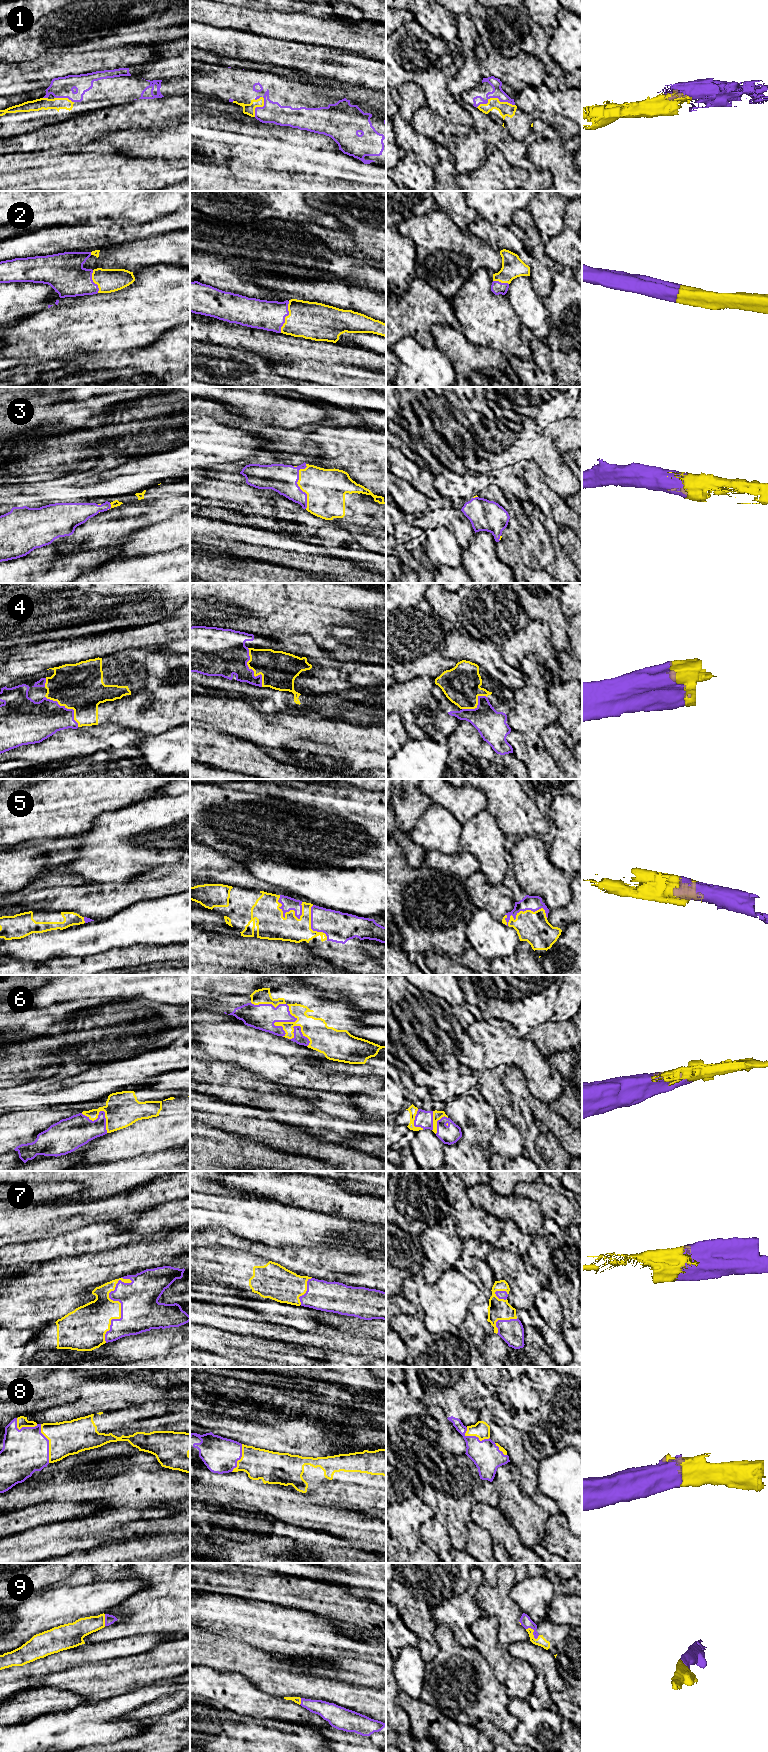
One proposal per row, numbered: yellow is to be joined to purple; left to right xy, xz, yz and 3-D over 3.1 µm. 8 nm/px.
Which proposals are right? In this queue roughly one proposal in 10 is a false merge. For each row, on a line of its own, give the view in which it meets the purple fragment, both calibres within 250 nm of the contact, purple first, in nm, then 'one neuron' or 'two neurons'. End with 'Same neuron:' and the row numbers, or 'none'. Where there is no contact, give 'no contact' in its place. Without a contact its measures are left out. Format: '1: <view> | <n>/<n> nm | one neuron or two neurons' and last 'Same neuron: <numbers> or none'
1: yz | 90/110 nm | one neuron
2: xz | 240/300 nm | one neuron
3: xz | 220/320 nm | one neuron
4: xz | 320/300 nm | one neuron
5: yz | 120/260 nm | one neuron
6: xz | 200/120 nm | one neuron
7: xy | 320/280 nm | one neuron
8: xy | 360/280 nm | one neuron
9: yz | 90/80 nm | one neuron
Same neuron: 1, 2, 3, 4, 5, 6, 7, 8, 9

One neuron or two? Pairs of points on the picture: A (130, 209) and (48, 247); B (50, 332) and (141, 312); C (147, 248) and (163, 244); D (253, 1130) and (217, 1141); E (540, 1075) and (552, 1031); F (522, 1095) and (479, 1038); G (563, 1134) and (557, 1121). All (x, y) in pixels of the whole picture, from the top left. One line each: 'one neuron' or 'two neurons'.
A: two neurons
B: one neuron
C: one neuron
D: two neurons
E: two neurons
F: two neurons
G: one neuron

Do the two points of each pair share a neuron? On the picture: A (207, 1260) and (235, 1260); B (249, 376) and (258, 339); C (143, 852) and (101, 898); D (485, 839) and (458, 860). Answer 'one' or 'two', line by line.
A: one
B: two
C: two
D: two

